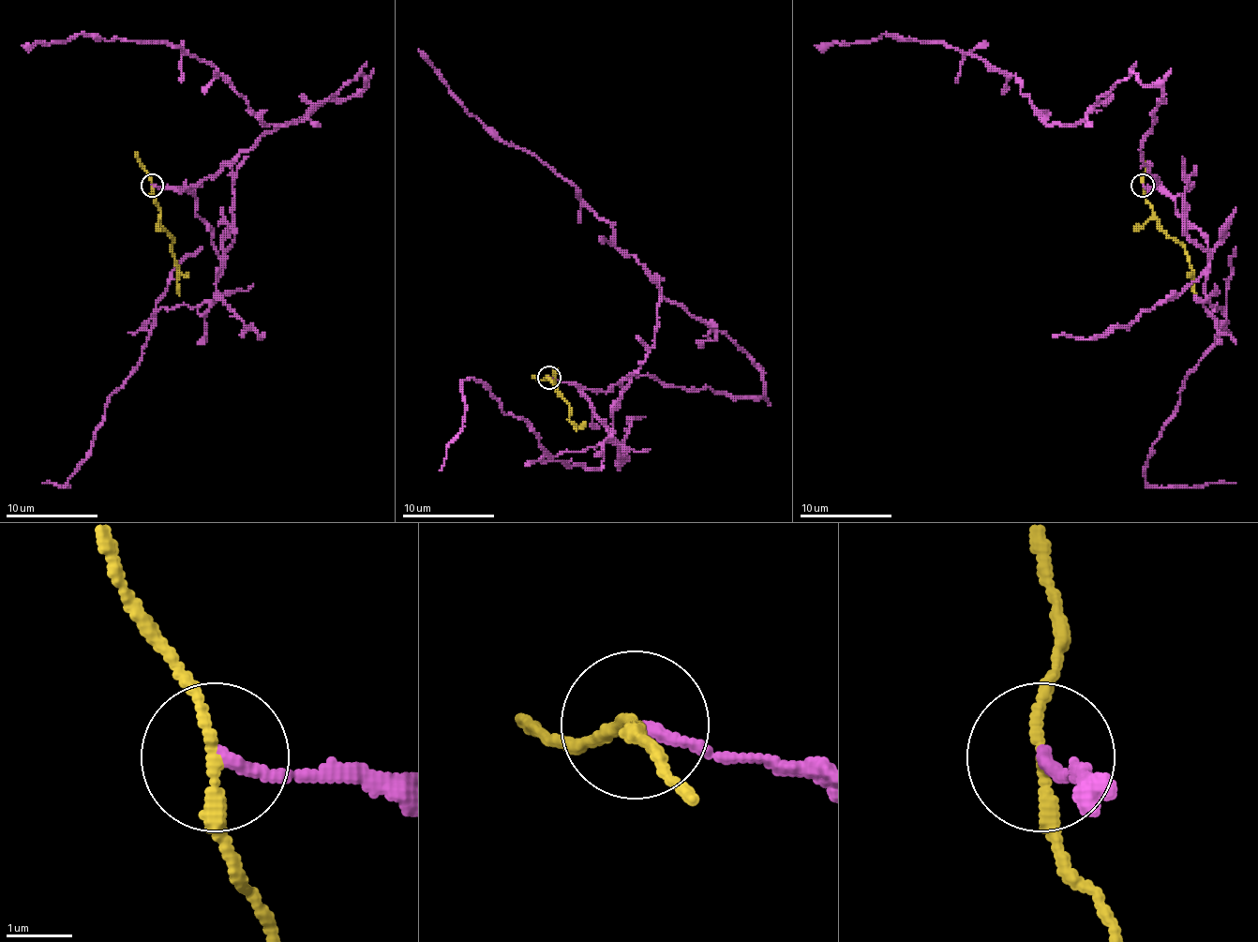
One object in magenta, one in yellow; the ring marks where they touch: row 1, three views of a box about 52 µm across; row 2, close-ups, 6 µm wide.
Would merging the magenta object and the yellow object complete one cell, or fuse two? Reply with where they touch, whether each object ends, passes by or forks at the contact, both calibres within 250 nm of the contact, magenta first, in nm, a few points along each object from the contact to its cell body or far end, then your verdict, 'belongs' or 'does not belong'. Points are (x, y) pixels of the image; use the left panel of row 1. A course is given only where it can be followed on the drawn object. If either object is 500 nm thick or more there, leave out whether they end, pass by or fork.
(152, 185) | magenta ends | yellow passes by | 180/180 nm | magenta via (151, 185), (200, 185), (357, 97), (364, 78), (299, 122), (262, 124), (176, 45), (75, 34), (22, 45) | yellow via (151, 185), (151, 196), (160, 210), (160, 226), (172, 237), (179, 295) | does not belong

